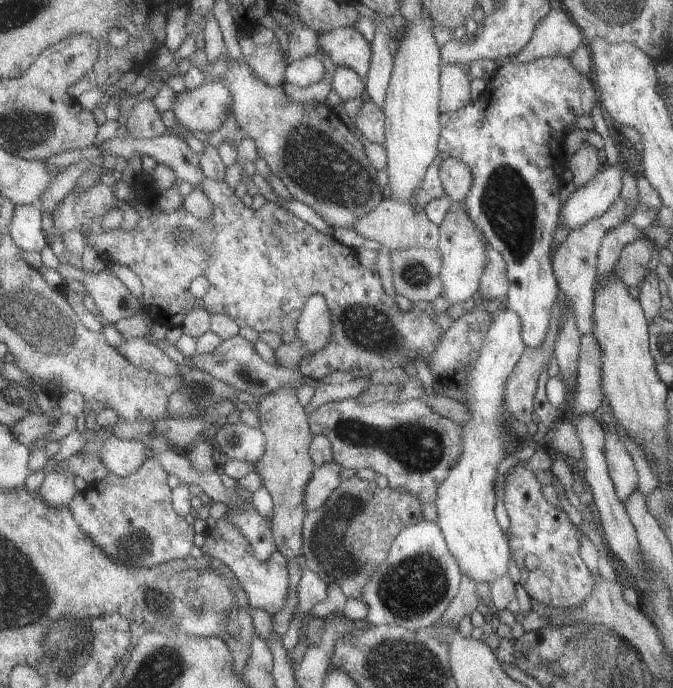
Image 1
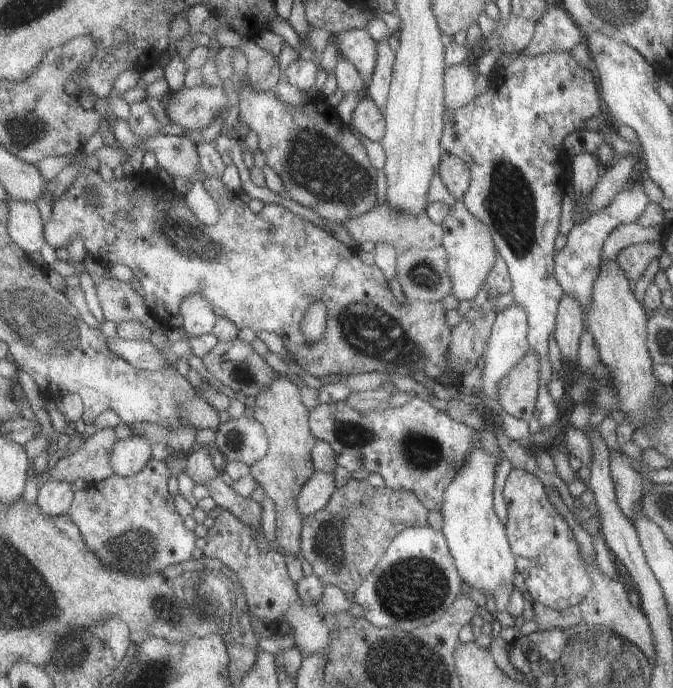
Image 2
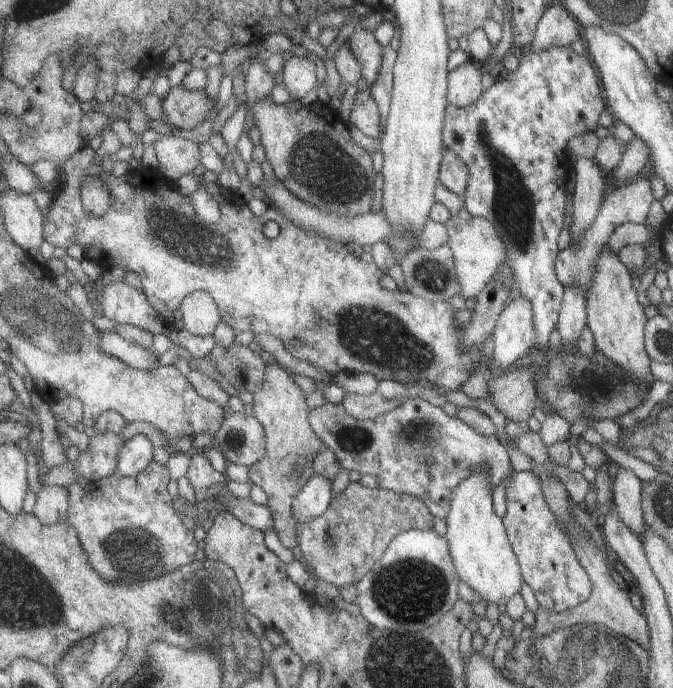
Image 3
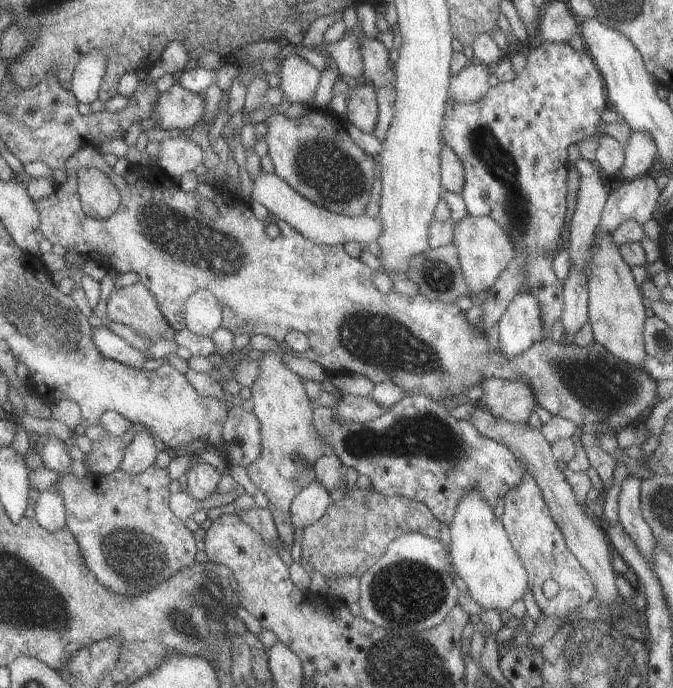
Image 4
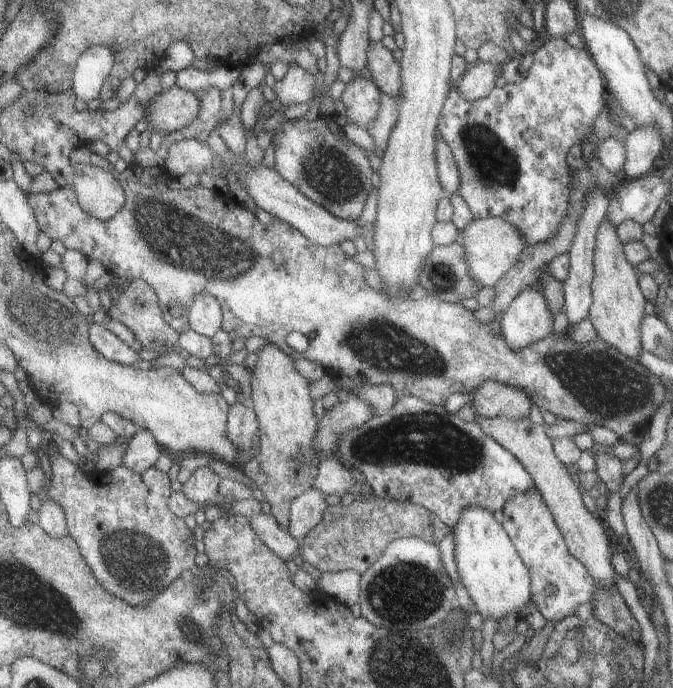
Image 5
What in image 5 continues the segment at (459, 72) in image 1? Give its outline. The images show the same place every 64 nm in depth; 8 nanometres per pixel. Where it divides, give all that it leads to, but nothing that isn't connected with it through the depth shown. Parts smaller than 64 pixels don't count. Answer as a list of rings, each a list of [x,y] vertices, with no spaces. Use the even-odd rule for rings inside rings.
[[[495,62],[471,63],[467,71],[451,86],[465,100],[473,101],[485,97],[495,87],[495,78],[500,75],[501,65]]]

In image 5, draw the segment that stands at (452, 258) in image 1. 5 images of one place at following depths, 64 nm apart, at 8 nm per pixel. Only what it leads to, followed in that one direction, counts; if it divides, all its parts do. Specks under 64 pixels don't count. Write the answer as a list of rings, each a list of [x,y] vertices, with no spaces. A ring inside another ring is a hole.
[[[473,218],[458,231],[457,241],[463,246],[467,274],[475,284],[479,284],[479,288],[493,287],[493,284],[517,262],[519,254],[525,248],[525,242],[517,228],[497,218]]]

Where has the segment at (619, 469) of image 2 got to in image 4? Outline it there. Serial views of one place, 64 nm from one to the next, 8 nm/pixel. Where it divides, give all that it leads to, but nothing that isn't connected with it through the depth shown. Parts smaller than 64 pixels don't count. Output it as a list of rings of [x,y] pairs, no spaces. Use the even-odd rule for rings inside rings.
[[[632,475],[625,476],[621,481],[617,495],[617,520],[625,534],[631,538],[631,542],[637,544],[639,554],[645,558],[645,562],[651,569],[651,550],[653,550],[654,539],[641,515],[640,484],[640,480],[633,478]]]

